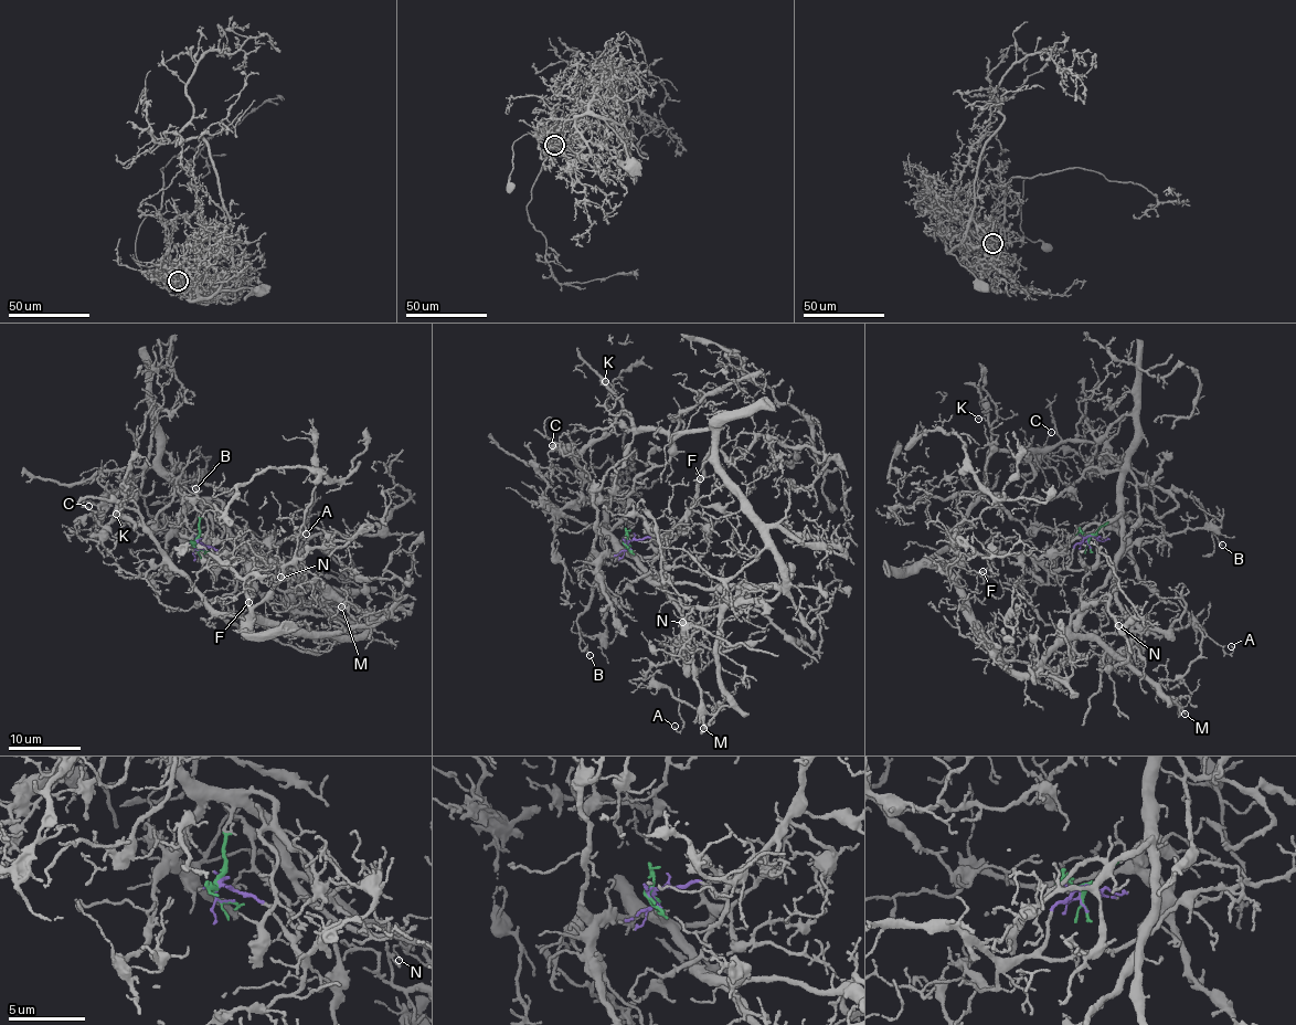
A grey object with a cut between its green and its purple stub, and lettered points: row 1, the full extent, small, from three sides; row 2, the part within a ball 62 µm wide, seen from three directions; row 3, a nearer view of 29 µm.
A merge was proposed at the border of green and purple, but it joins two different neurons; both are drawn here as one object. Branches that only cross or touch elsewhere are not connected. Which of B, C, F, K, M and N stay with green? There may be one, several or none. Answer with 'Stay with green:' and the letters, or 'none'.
Stay with green: B, M

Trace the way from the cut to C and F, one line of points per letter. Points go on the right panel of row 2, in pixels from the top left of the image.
C: (1086, 538), (1051, 569), (996, 552), (932, 559), (984, 490), (995, 452), (1043, 456), (1051, 432)
F: (1086, 538), (1077, 543), (1072, 560), (1063, 568), (1051, 569), (1027, 556), (998, 553), (981, 571)

